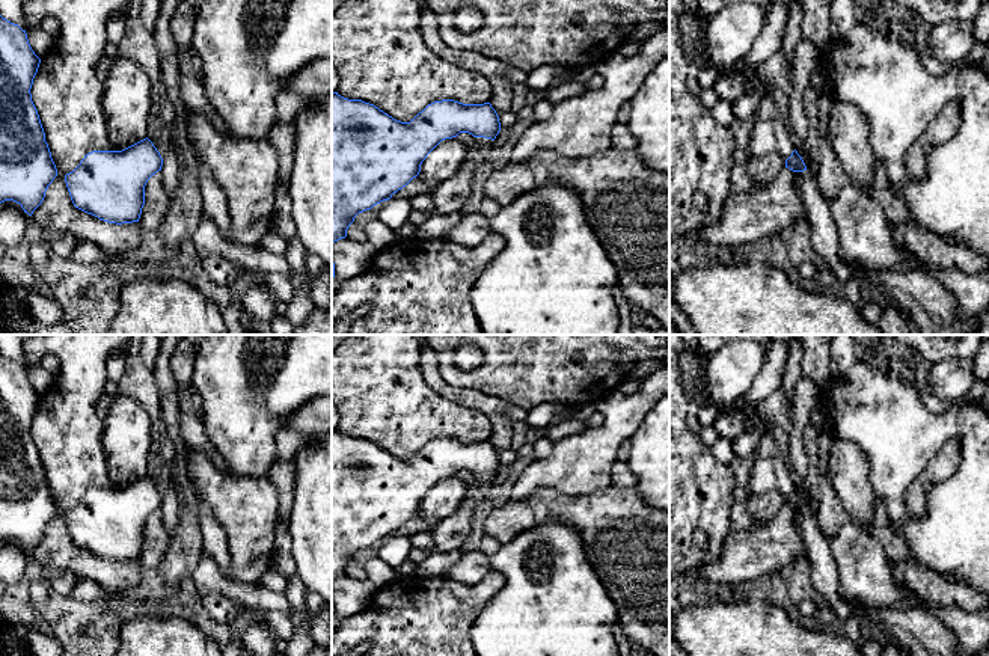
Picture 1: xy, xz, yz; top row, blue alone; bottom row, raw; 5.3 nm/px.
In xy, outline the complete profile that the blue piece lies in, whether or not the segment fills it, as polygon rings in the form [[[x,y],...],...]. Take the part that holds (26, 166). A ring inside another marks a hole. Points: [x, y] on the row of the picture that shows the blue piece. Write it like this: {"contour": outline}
{"contour": [[[0,15],[0,204],[14,201],[29,216],[42,204],[48,185],[57,176],[30,93],[39,63],[26,30]]]}

